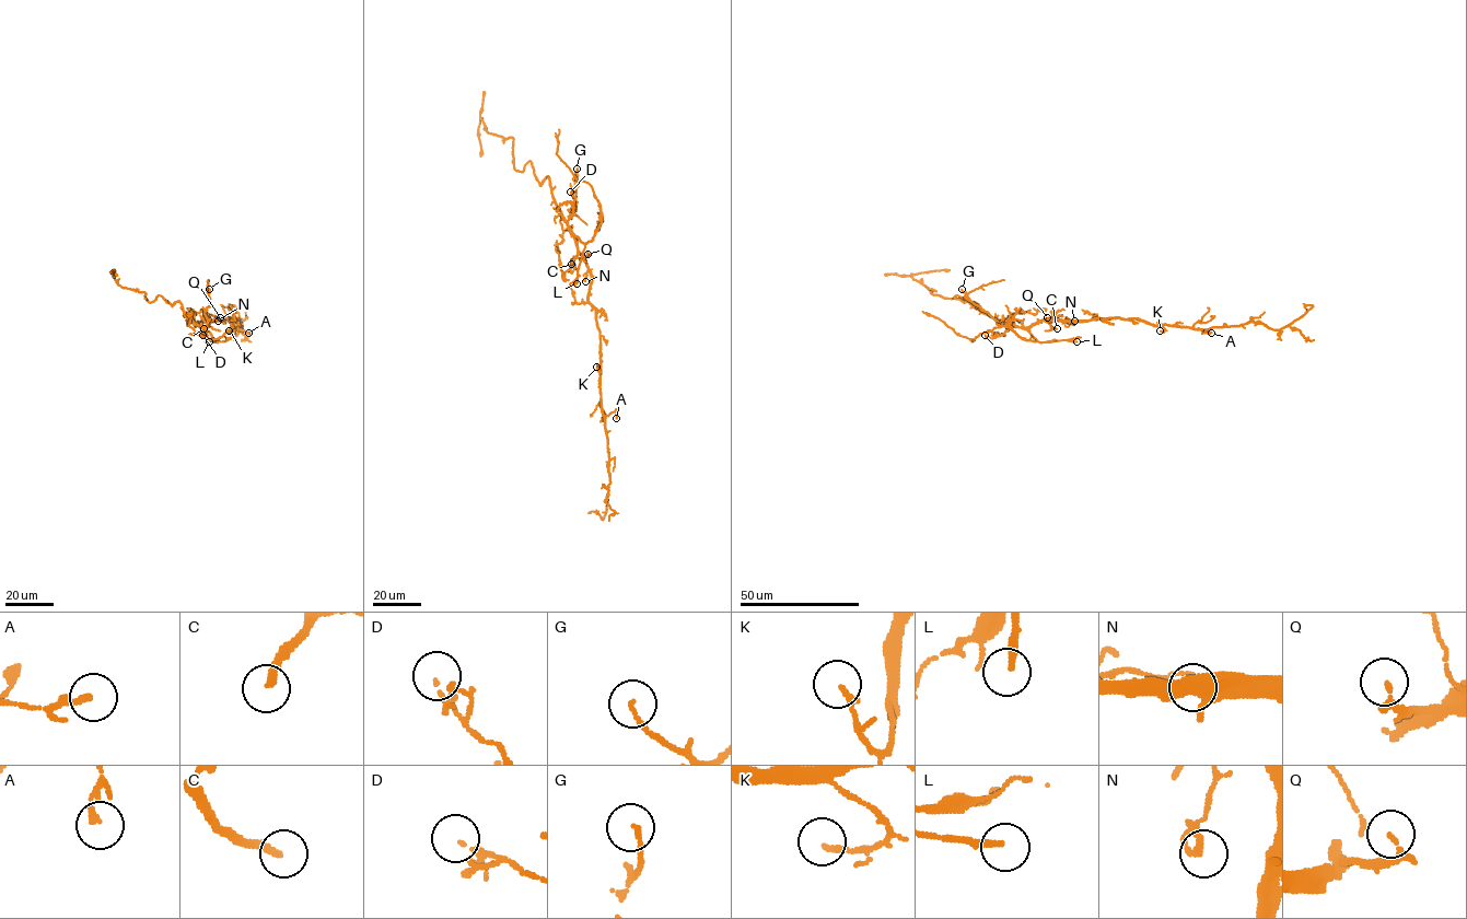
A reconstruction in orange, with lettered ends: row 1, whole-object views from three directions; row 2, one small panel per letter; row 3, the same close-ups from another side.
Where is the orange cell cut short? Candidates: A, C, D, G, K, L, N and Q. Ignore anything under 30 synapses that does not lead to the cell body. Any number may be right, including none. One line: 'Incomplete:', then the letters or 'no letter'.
Incomplete: L

